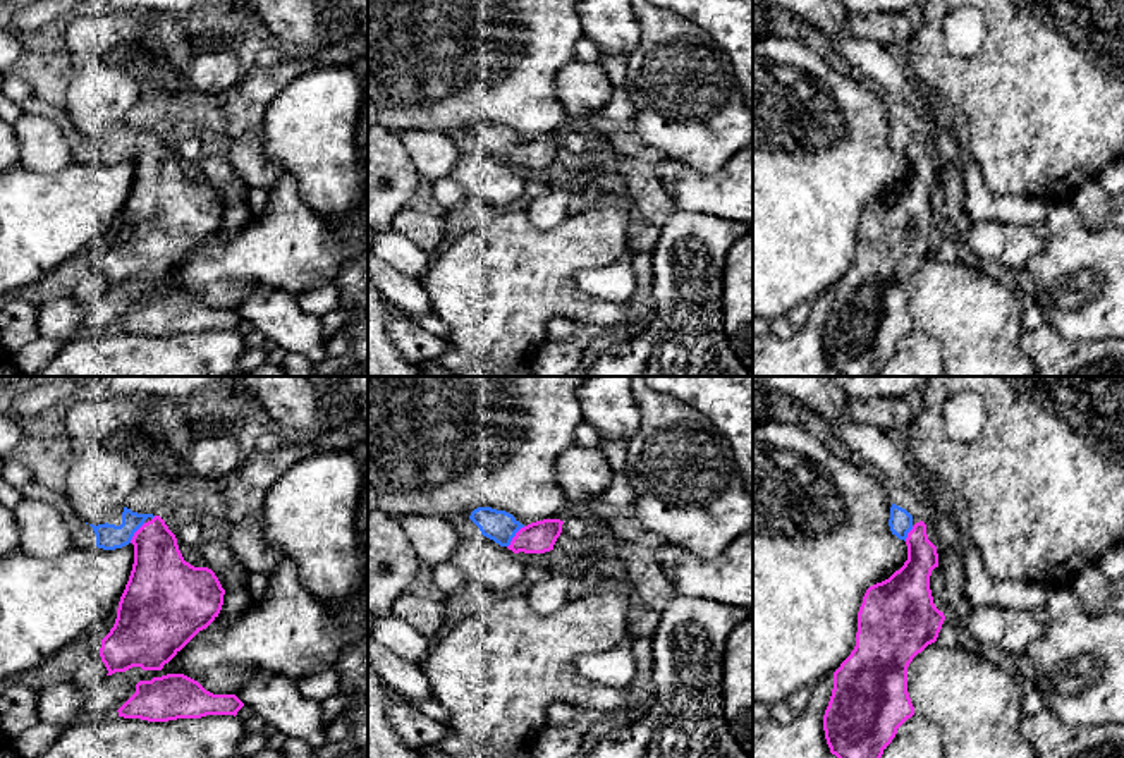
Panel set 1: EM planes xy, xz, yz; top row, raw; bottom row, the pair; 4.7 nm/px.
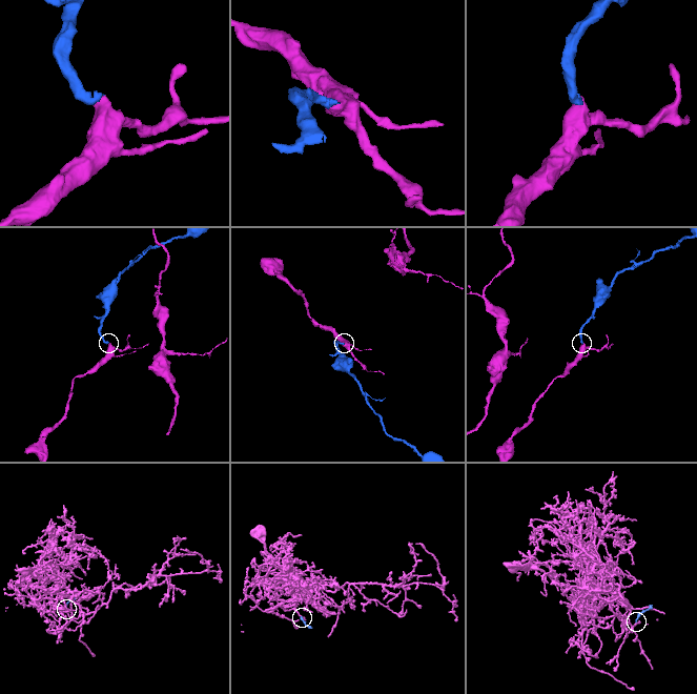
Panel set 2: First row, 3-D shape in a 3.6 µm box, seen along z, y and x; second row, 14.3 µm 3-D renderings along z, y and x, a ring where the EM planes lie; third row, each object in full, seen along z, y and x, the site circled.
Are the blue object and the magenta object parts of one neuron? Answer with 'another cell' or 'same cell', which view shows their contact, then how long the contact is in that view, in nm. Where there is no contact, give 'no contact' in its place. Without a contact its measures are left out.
same cell; contact in xz; length 130 nm

